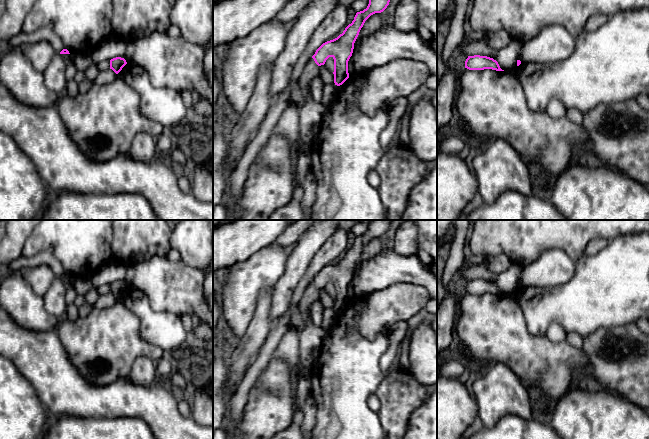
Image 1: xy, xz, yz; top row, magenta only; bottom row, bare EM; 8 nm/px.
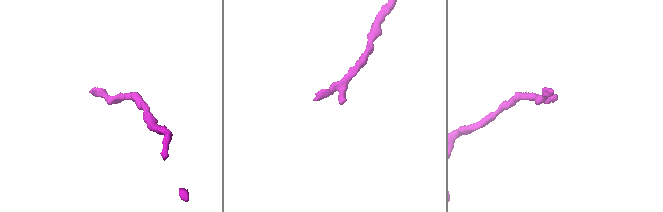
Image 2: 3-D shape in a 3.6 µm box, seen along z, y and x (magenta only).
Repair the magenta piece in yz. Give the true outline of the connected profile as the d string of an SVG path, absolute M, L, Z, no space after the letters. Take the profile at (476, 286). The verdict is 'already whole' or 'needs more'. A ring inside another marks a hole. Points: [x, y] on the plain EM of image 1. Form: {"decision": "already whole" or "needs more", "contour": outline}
{"decision": "already whole", "contour": "M480 279L468 280L465 285L465 292L469 294L492 293L496 295L504 295L500 292L496 284L487 280Z"}

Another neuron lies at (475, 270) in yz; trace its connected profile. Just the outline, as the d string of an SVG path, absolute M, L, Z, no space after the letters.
M480 260L469 263L461 272L461 276L468 280L480 279L493 282L495 273L489 270Z

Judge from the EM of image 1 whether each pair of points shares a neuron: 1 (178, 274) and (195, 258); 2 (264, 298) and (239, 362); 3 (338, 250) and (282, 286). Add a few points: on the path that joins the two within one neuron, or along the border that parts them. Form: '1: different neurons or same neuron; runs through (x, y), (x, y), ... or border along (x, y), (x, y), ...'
1: different neurons; border along (180, 259), (188, 265), (202, 269)
2: same neuron; runs through (262, 314), (260, 326), (253, 340), (247, 346)
3: different neurons; border along (318, 249), (294, 290)

